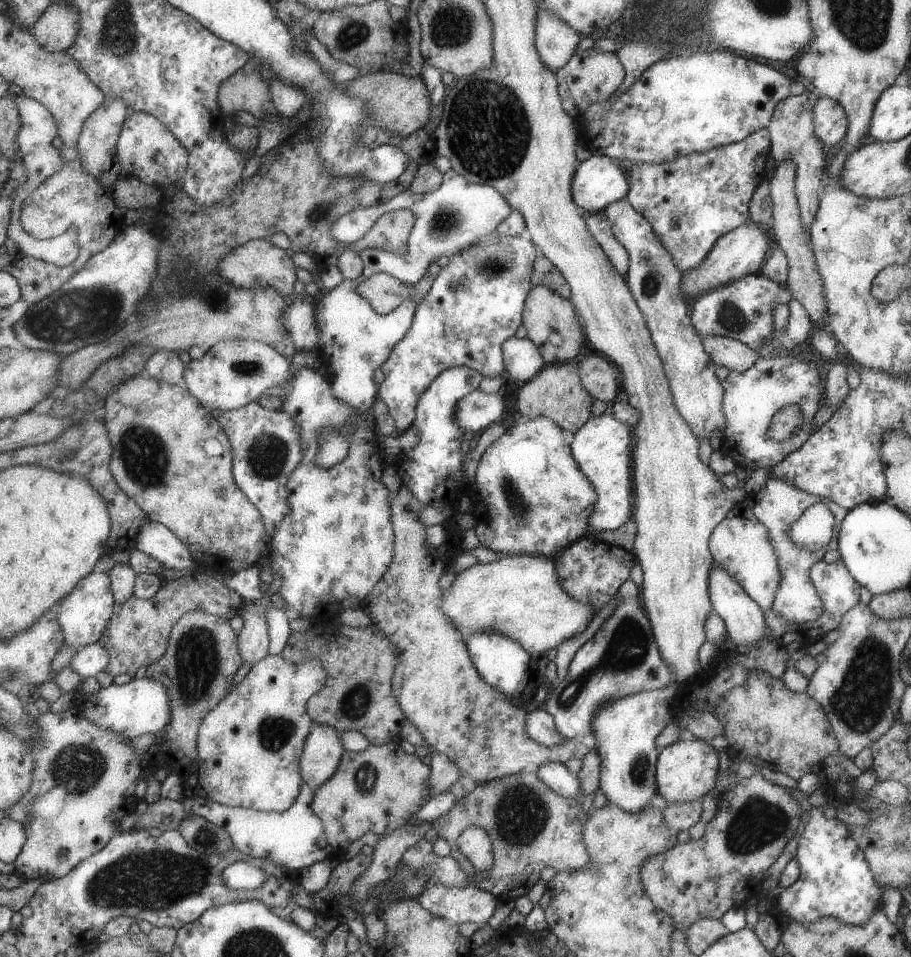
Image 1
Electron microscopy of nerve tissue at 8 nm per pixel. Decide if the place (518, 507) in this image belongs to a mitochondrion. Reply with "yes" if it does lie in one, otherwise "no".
yes

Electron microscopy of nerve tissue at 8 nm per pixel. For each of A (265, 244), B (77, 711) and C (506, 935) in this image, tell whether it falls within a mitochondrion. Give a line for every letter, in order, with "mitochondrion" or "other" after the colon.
A: other
B: other
C: other

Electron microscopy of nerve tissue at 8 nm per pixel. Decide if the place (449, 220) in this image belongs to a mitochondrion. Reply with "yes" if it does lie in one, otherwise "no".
yes

